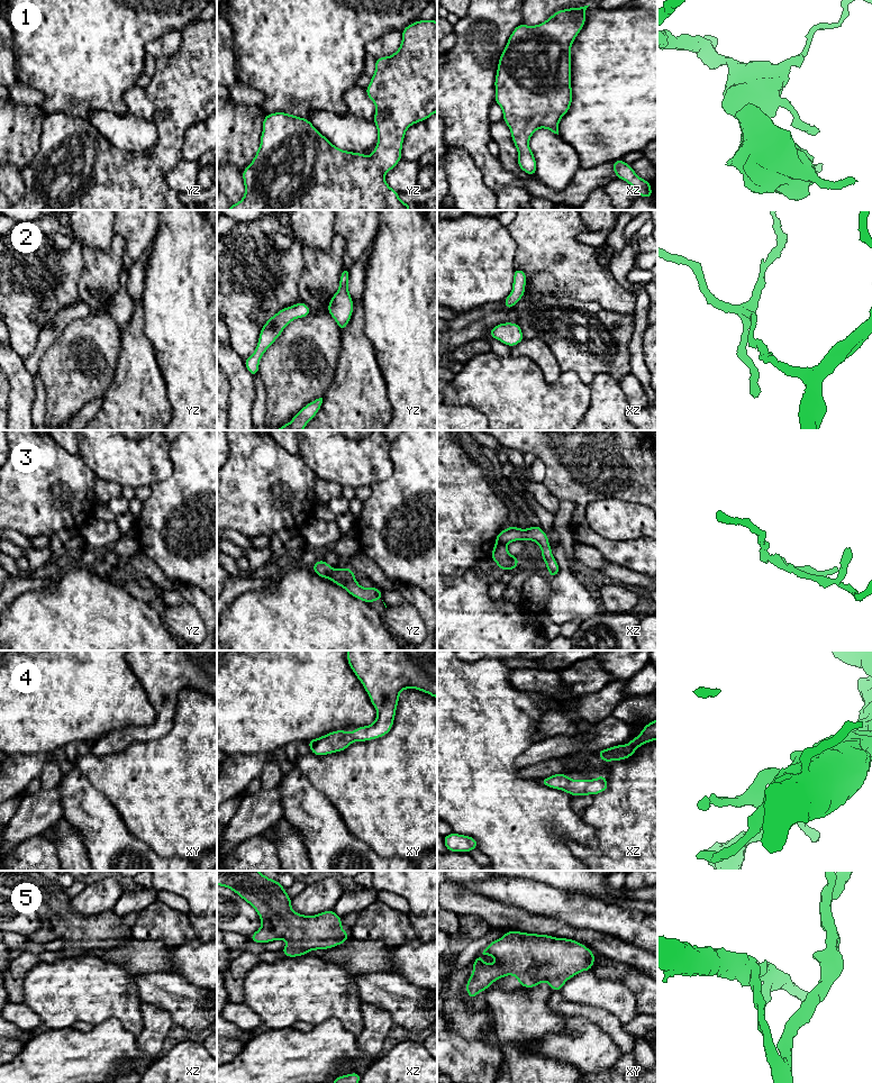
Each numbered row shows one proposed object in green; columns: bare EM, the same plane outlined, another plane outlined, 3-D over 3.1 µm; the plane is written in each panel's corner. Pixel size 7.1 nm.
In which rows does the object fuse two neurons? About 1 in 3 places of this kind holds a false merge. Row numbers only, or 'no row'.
3

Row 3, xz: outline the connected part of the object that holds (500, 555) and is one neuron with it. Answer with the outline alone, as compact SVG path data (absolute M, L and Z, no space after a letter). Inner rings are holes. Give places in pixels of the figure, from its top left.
M496 544L491 553L491 558L498 564L501 571L515 570L519 558L509 554L507 545Z

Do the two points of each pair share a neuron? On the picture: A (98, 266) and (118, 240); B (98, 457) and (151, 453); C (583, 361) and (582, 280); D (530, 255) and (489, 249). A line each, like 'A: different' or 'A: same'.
A: same
B: same
C: different
D: different

